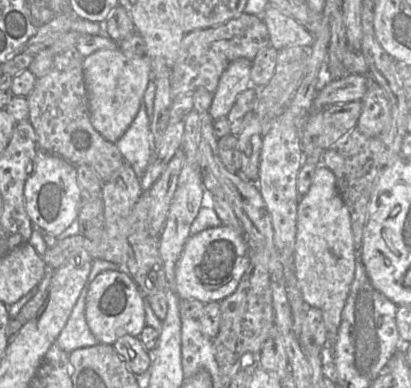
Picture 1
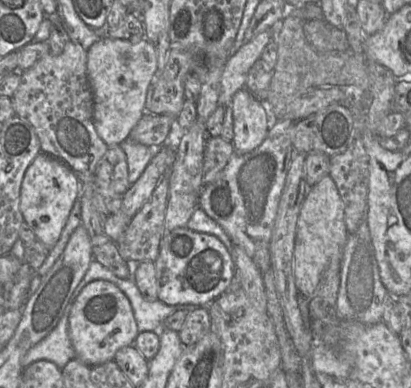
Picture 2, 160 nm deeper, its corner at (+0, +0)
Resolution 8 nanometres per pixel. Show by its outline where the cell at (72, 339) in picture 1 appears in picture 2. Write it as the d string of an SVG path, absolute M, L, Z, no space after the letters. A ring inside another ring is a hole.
M77 297L72 303L68 303L57 326L28 350L21 360L23 369L36 361L48 360L62 370L71 359L75 358L76 353L69 336L69 315L76 299Z

